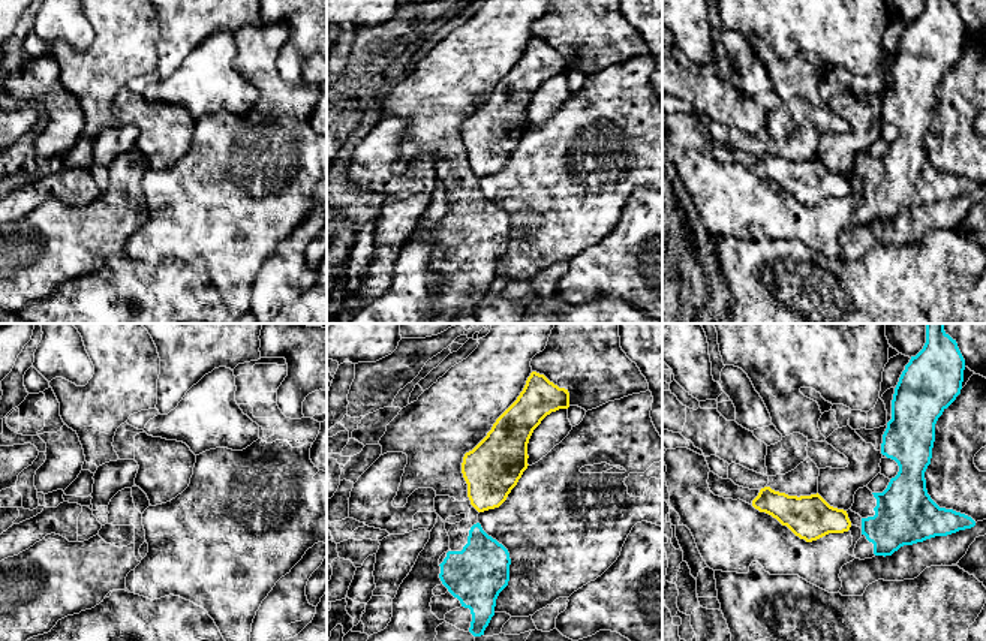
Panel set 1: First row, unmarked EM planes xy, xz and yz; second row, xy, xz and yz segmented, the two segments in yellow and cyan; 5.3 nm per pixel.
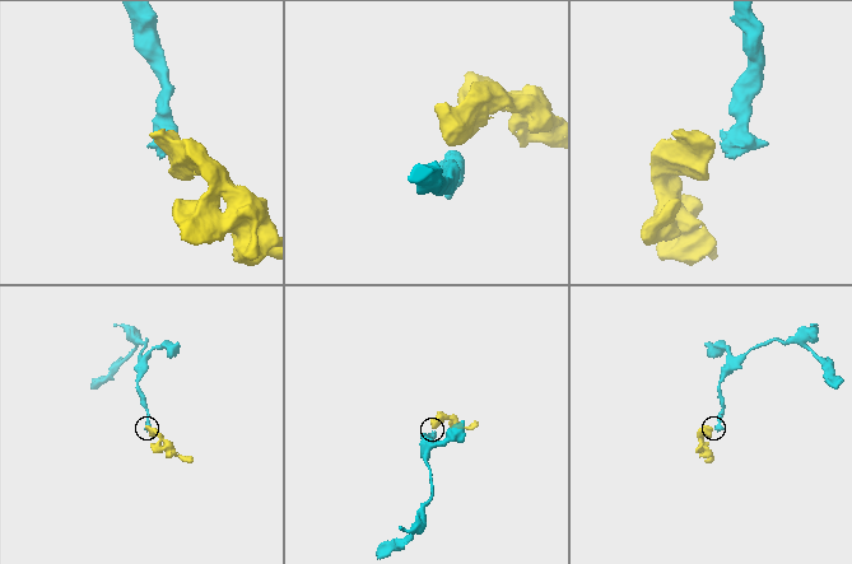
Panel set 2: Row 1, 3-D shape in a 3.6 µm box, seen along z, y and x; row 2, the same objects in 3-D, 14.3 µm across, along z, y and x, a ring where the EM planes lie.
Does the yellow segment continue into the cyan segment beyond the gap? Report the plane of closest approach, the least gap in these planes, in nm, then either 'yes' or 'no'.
xz | 60 nm | no

